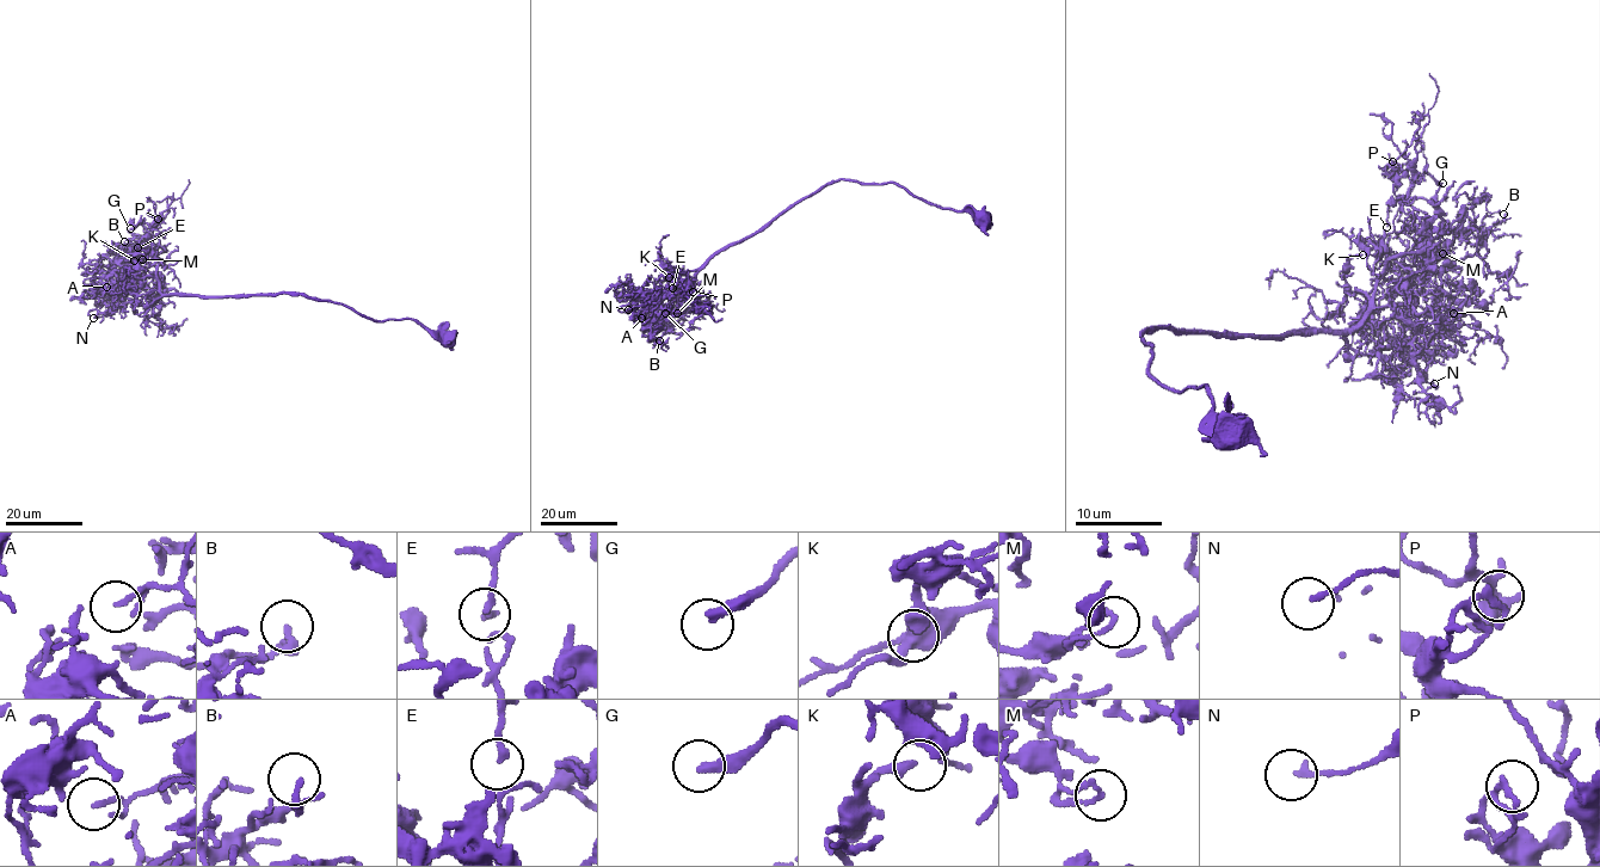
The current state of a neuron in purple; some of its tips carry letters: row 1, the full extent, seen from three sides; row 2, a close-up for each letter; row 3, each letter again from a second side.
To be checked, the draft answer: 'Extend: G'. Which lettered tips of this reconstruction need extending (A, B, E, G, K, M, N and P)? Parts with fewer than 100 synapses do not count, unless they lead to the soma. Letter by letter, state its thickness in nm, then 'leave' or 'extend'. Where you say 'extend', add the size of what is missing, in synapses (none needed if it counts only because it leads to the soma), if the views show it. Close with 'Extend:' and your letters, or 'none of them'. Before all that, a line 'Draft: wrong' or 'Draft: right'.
Draft: right
A: calibre 100 nm; leave
B: calibre 170 nm; leave
E: calibre 110 nm; leave
G: calibre 320 nm; extend; 300 synapses
K: calibre 320 nm; leave
M: calibre 120 nm; leave
N: calibre 150 nm; leave
P: calibre 150 nm; leave
Extend: G

